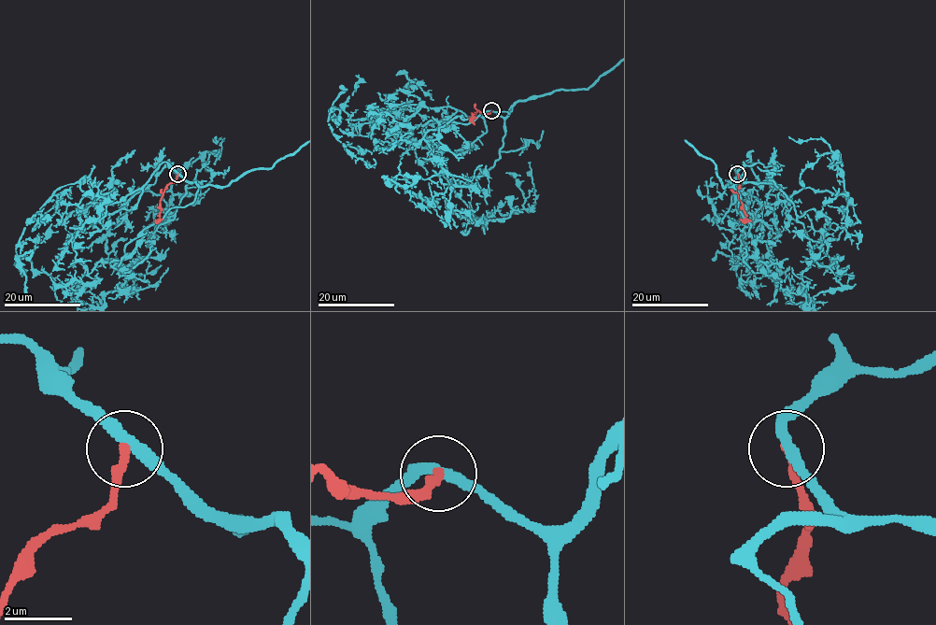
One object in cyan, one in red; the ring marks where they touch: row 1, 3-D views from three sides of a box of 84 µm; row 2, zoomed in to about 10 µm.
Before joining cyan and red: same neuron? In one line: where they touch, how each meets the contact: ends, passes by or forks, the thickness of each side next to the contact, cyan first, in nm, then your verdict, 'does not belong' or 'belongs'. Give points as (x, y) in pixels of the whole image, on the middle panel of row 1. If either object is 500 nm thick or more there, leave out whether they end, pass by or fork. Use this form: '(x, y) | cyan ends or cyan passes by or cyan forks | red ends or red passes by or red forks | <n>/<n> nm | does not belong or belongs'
(491, 110) | cyan passes by | red ends | 340/280 nm | does not belong

